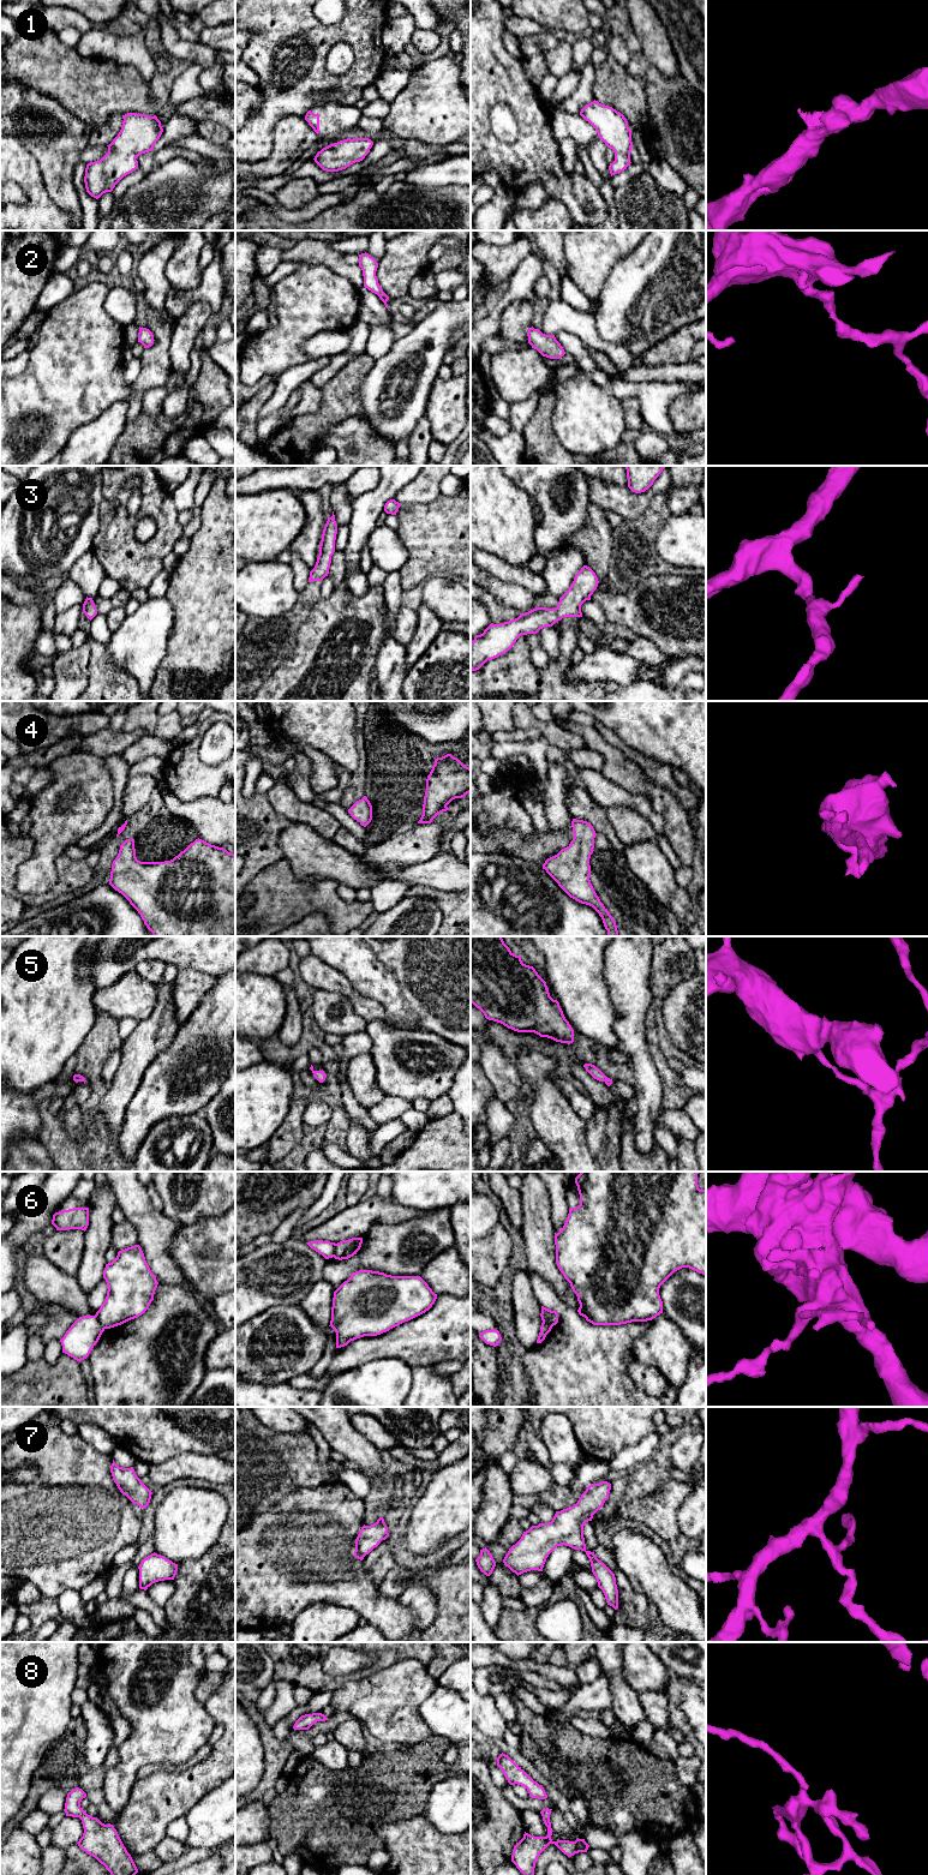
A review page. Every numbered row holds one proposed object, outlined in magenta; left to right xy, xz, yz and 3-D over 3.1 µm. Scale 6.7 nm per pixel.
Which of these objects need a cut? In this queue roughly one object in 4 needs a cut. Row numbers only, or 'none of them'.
6

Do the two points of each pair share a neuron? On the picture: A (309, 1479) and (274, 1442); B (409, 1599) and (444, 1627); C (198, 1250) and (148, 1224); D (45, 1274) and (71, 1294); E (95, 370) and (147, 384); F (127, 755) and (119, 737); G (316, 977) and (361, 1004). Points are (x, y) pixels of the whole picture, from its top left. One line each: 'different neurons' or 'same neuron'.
A: same neuron
B: different neurons
C: different neurons
D: same neuron
E: different neurons
F: different neurons
G: same neuron

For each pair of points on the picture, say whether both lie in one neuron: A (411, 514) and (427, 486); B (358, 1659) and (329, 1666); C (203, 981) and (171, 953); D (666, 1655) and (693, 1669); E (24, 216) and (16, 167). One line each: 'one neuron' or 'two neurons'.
A: two neurons
B: one neuron
C: two neurons
D: one neuron
E: one neuron

